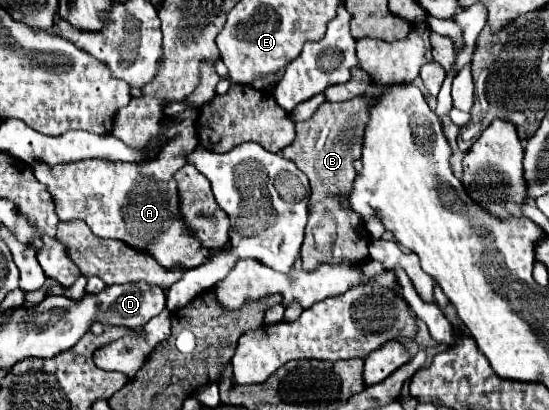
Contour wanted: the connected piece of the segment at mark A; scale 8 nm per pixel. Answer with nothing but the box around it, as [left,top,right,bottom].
[34,126,208,268]

